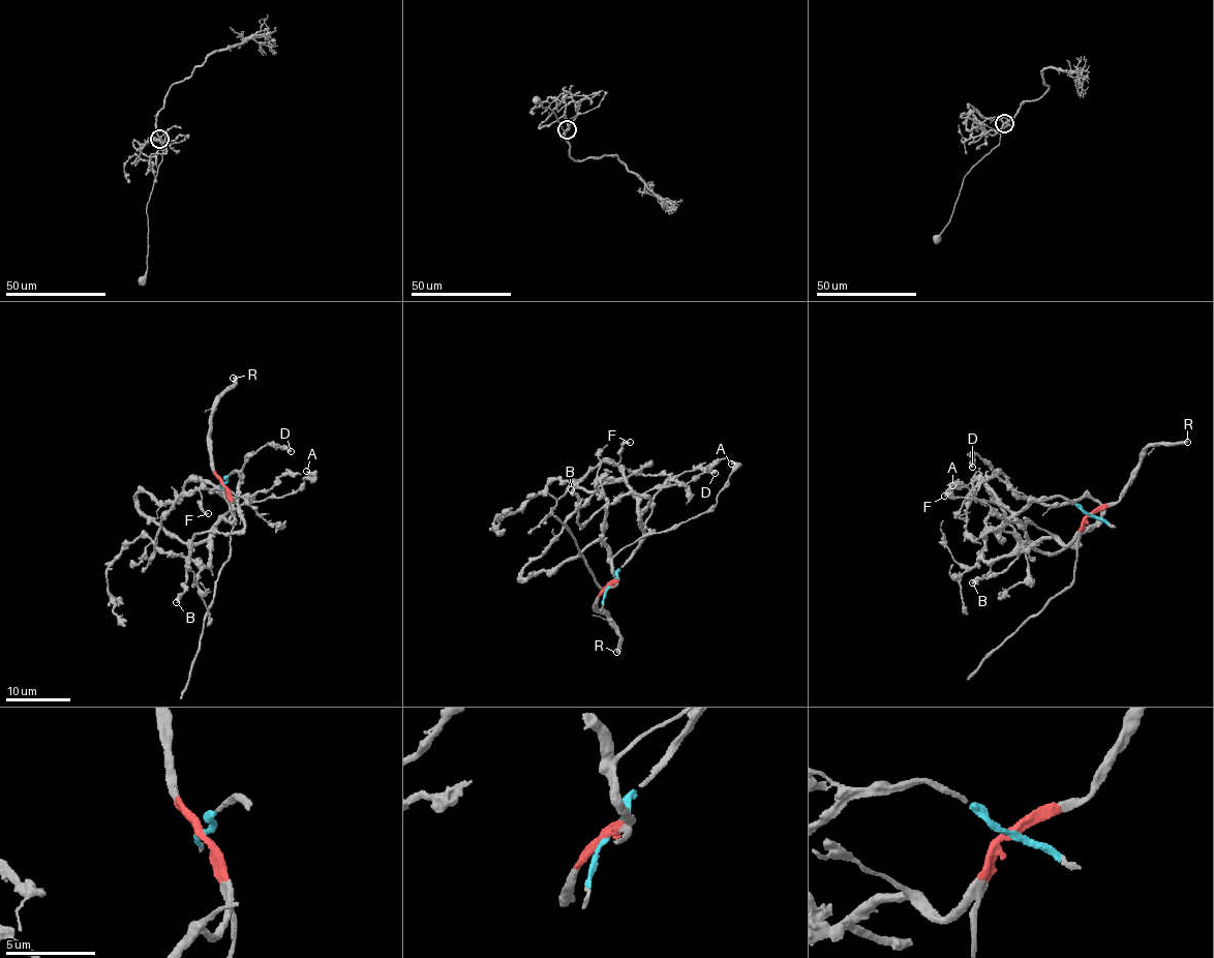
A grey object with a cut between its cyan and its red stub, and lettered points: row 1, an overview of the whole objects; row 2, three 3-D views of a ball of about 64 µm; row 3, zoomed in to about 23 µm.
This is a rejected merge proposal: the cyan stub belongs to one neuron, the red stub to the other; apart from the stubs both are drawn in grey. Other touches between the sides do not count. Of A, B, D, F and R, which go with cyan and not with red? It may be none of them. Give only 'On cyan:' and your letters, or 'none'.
On cyan: B, D, F

